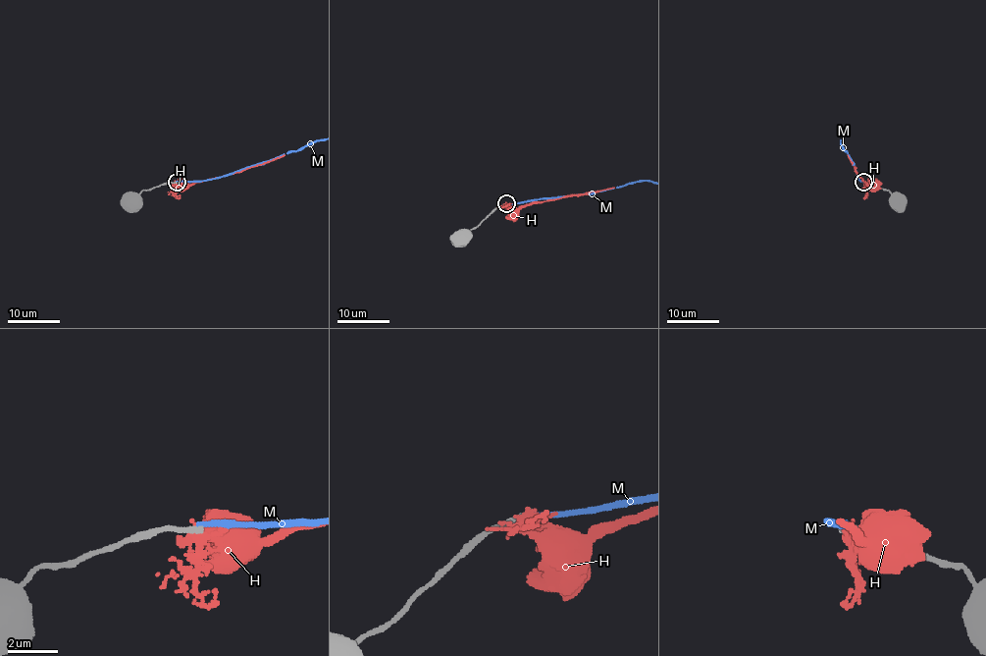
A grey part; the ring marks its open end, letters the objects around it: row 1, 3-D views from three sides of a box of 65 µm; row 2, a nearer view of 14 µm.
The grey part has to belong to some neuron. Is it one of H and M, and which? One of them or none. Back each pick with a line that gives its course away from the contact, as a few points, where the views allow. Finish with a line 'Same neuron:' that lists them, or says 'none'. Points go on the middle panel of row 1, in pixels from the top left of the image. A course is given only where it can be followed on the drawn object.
Same neuron: none

